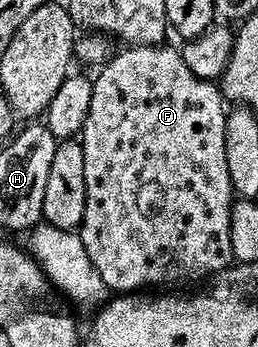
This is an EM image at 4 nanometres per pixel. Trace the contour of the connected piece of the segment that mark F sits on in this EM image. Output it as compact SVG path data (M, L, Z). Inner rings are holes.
M159 44L157 46L135 46L122 48L115 53L109 62L105 63L97 71L98 78L93 79L94 87L92 88L92 102L88 104L88 116L82 125L82 133L80 141L82 143L82 151L84 152L84 192L86 199L84 200L84 220L80 227L82 235L82 243L84 244L84 252L88 252L88 260L92 260L92 264L96 264L96 272L100 272L100 277L104 279L107 291L110 292L142 292L147 288L166 288L169 282L194 282L197 278L209 279L211 276L225 270L227 266L234 262L234 253L232 252L232 236L230 235L230 204L232 201L232 191L230 189L230 181L228 180L228 160L224 157L224 128L226 127L227 107L224 105L222 91L209 78L201 78L188 72L188 66L184 64L181 53L177 49L174 50L167 44Z

